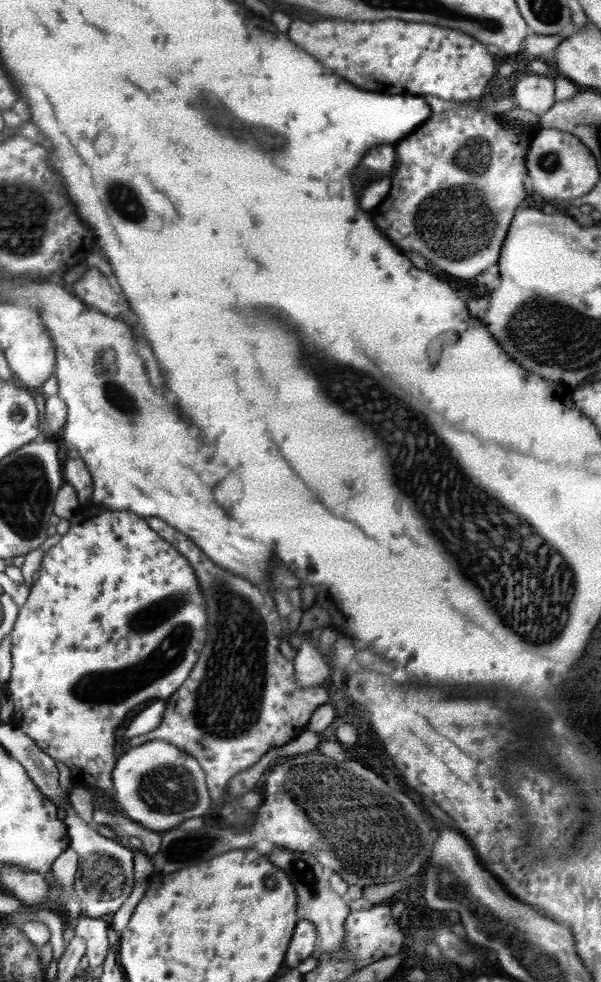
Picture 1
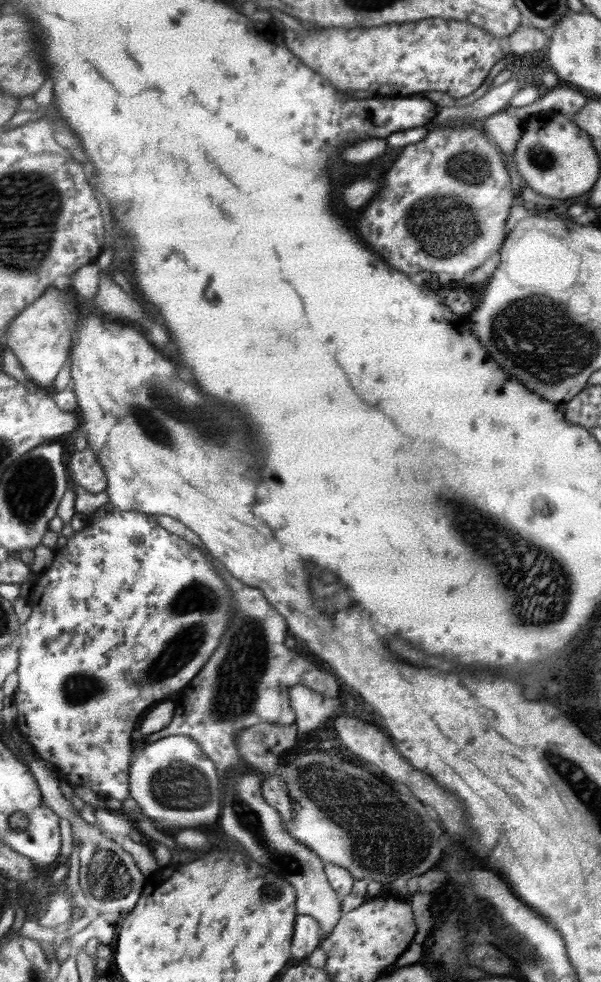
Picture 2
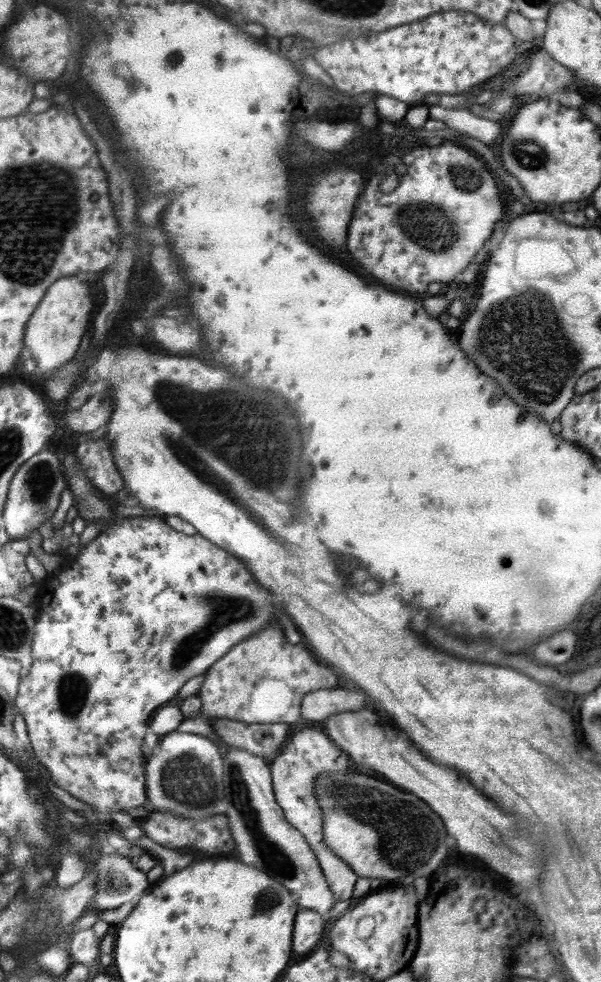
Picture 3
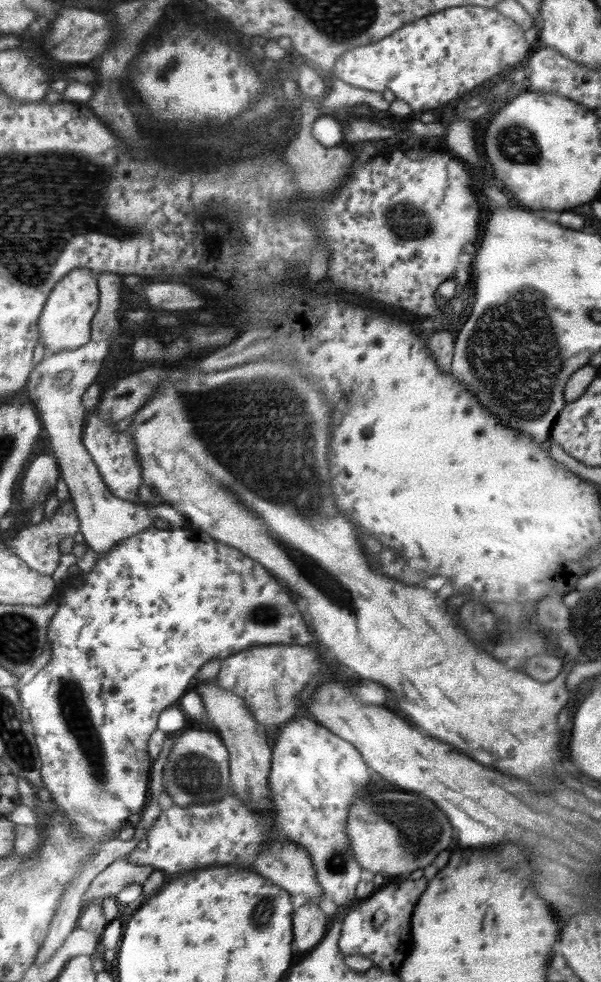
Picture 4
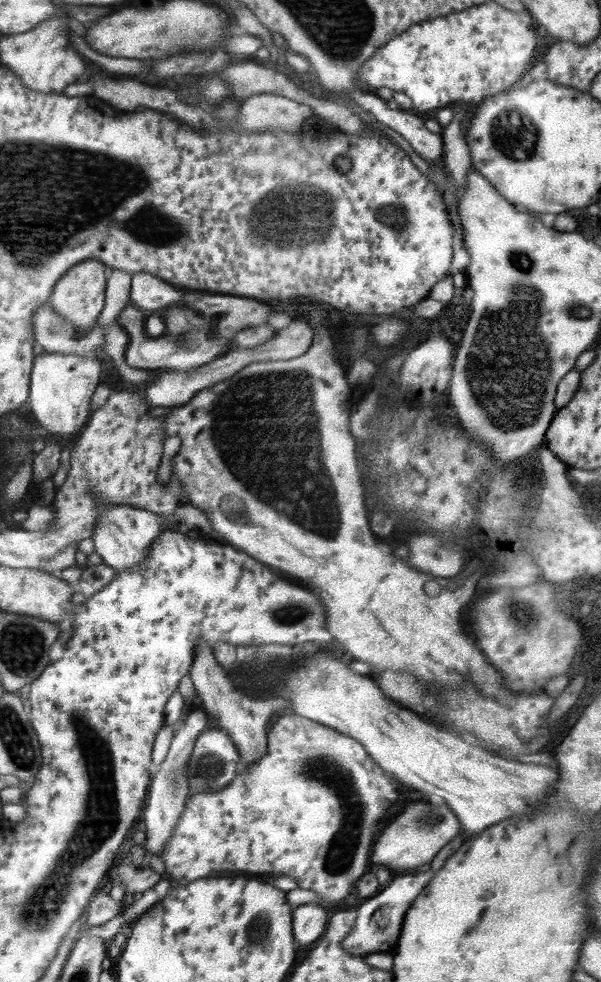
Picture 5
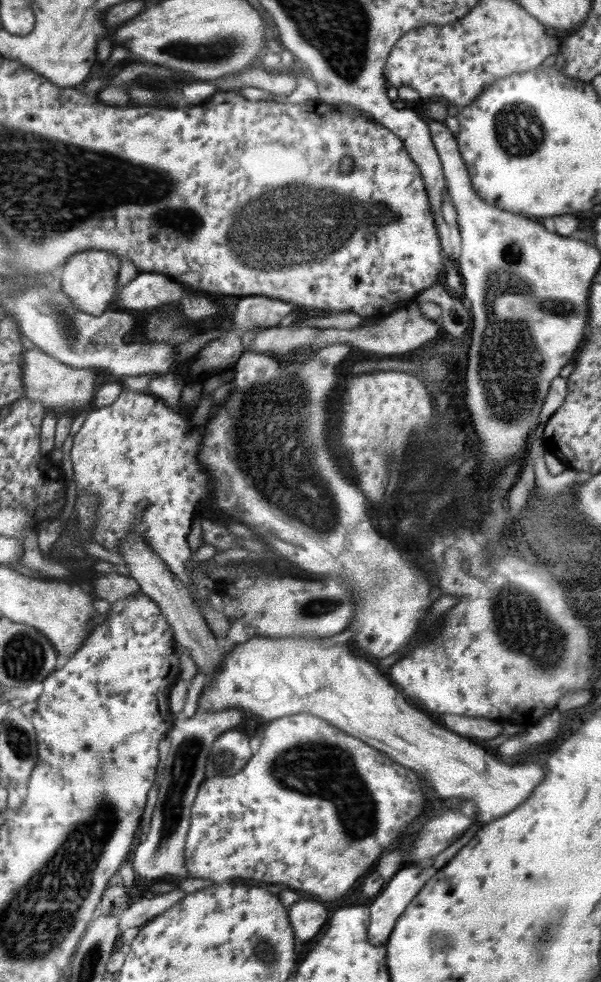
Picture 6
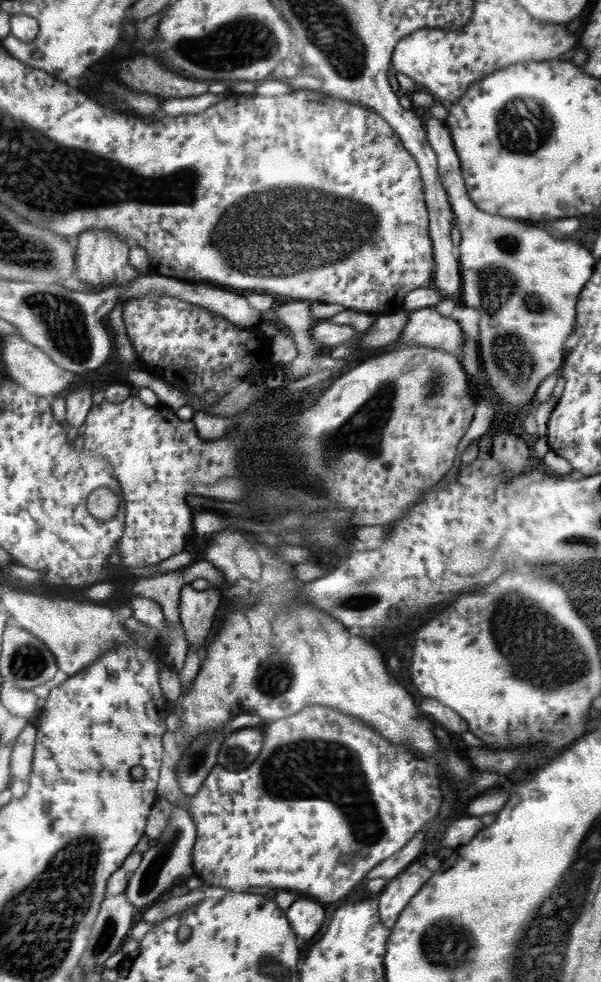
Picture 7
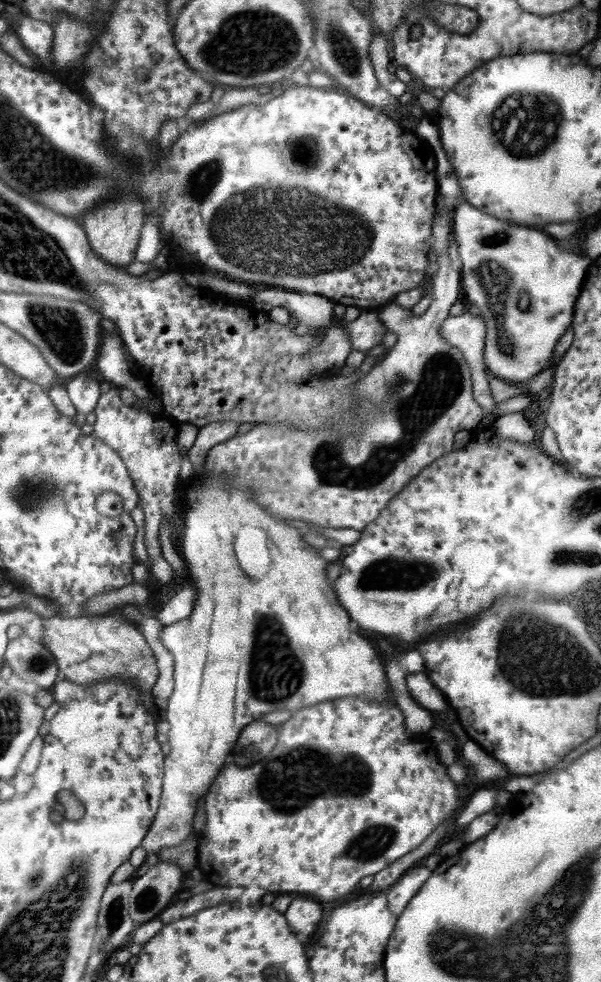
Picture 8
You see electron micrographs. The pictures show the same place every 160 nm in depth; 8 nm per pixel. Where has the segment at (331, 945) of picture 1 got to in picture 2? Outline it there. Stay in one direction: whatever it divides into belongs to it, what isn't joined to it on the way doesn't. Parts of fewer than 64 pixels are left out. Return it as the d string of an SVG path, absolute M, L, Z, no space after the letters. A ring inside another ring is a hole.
M232 769L226 776L219 777L219 779L221 780L222 787L226 787L226 792L232 792L232 794L225 794L223 791L221 793L222 805L219 818L222 830L224 830L230 838L234 838L236 842L240 842L240 844L244 846L244 850L246 850L249 856L258 862L258 864L261 864L264 868L271 870L286 882L289 882L296 891L295 911L297 914L312 916L313 919L316 919L320 923L324 934L330 934L332 929L337 926L343 912L338 893L331 887L325 870L323 869L323 860L306 845L296 840L285 829L286 824L280 814L278 814L278 811L272 808L262 796L261 781L256 774L252 774L252 772L240 774L238 770Z

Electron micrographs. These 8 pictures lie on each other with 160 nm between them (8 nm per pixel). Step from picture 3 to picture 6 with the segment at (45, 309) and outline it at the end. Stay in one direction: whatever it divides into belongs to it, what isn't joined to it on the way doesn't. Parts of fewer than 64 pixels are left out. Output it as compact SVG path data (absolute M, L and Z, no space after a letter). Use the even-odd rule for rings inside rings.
M89 250L77 252L68 257L62 264L62 292L86 314L102 316L102 313L113 301L116 292L116 281L120 270L120 258L108 251Z

